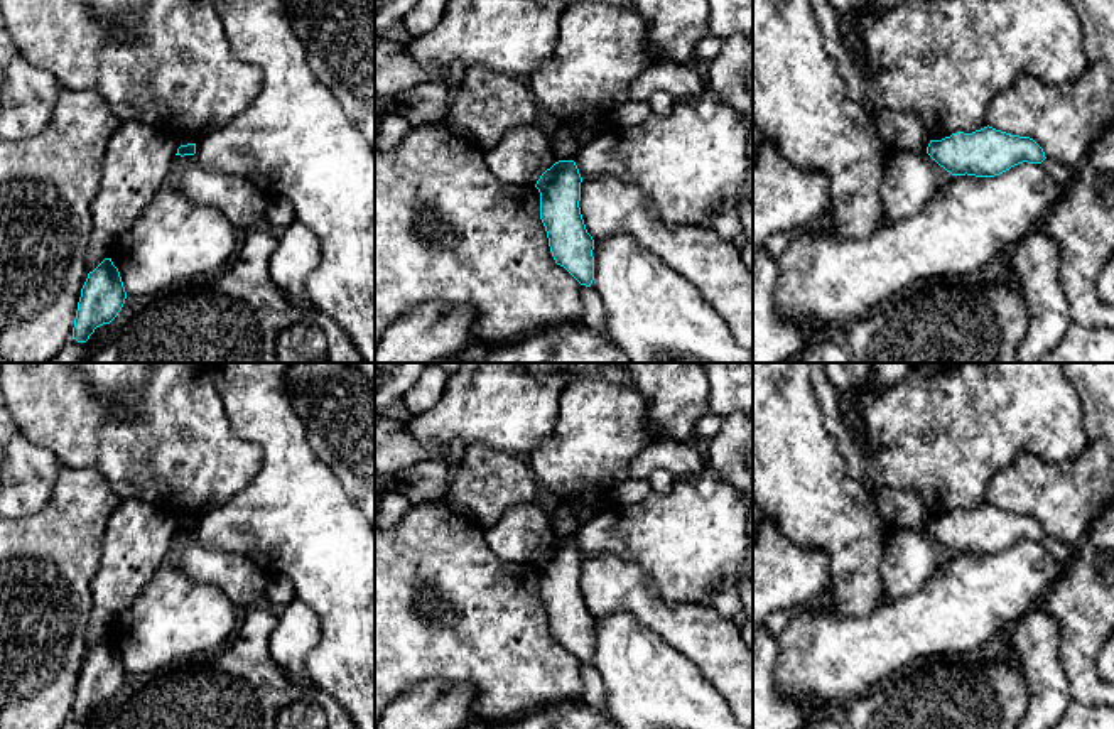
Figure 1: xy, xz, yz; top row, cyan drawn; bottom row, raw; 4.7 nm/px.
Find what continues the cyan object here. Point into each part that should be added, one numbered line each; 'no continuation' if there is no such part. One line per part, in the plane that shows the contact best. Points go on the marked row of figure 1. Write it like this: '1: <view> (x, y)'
no continuation

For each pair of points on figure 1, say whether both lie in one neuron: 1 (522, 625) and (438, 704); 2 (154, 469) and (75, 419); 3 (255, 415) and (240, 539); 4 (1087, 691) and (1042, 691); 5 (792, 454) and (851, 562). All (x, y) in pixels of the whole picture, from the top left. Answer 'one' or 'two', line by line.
1: two
2: one
3: one
4: two
5: one

